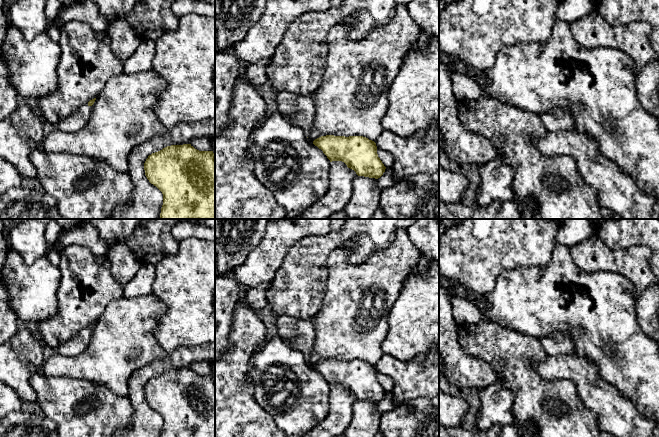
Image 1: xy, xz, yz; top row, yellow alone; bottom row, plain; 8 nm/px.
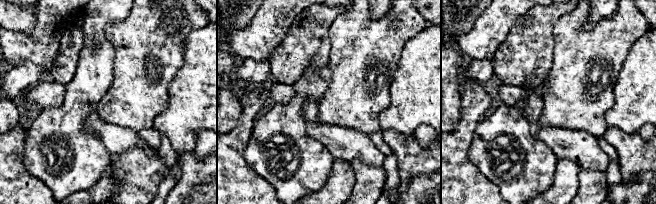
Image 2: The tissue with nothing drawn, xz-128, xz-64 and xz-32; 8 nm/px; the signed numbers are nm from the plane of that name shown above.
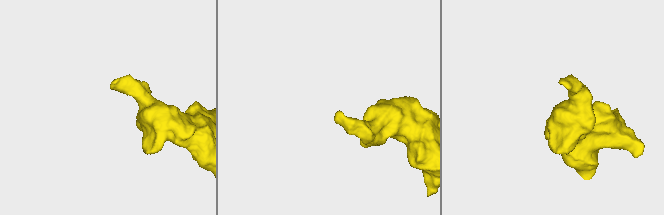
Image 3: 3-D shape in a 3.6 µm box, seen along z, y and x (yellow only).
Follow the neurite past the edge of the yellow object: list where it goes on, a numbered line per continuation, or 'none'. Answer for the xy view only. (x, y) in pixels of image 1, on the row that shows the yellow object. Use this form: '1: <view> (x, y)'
1: xy (72, 123)

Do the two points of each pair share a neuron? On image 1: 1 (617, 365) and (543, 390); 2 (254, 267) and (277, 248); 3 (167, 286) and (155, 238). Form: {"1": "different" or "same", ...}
{"1": "different", "2": "same", "3": "different"}

